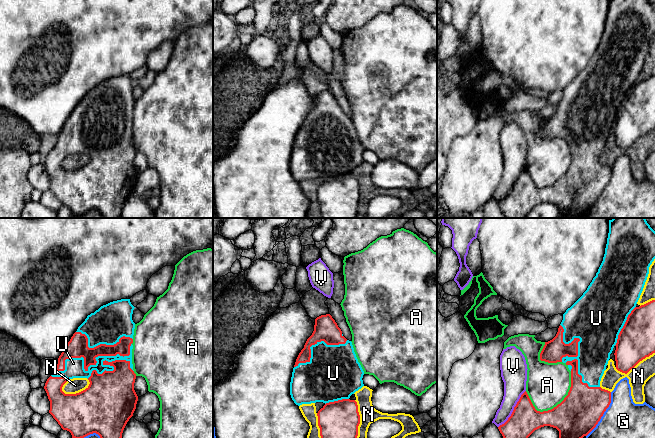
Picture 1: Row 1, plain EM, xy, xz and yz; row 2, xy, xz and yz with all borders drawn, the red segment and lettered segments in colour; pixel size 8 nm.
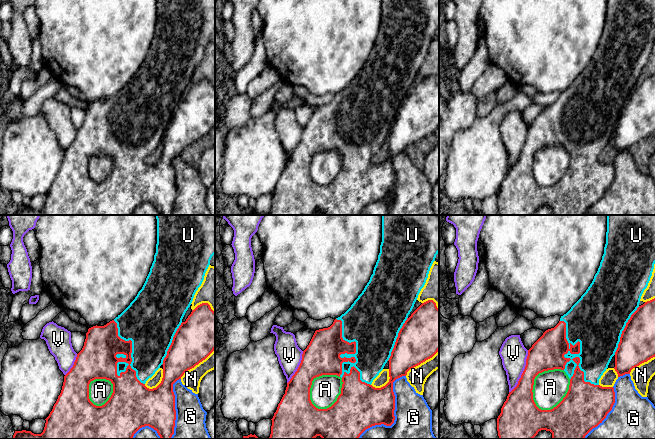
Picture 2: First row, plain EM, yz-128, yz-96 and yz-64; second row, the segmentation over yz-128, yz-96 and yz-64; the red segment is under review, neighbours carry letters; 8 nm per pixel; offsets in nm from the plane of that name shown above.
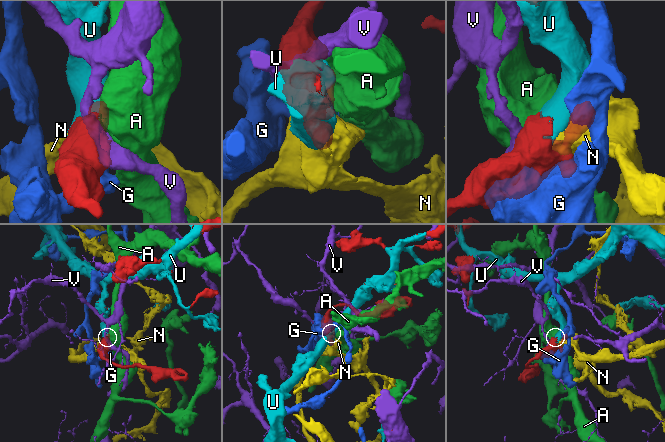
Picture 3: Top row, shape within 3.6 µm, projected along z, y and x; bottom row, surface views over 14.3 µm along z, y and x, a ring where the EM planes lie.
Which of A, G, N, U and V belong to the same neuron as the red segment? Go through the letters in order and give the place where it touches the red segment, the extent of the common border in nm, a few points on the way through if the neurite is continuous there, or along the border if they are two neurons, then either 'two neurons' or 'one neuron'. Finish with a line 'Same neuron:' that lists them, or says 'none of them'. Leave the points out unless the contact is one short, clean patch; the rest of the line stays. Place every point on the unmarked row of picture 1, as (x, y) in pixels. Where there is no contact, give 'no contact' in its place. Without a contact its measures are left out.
A: contact yz (564, 174); length 420 nm; two neurons
G: contact yz (603, 189); length 420 nm; two neurons
N: contact xy (76, 169); length 240 nm; two neurons
U: contact yz (577, 128); length 600 nm; one neuron
V: contact yz (514, 185); length 380 nm; two neurons
Same neuron: U

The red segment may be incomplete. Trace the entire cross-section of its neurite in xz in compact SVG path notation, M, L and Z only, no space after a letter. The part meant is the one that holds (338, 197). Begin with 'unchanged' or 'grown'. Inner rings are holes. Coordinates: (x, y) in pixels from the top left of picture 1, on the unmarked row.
grown | M326 90L317 93L314 107L296 135L290 158L290 171L298 182L316 178L325 180L317 189L322 218L356 218L360 191L357 178L349 174L364 162L363 151L364 147L358 138L352 118L342 111L341 105L332 92Z

